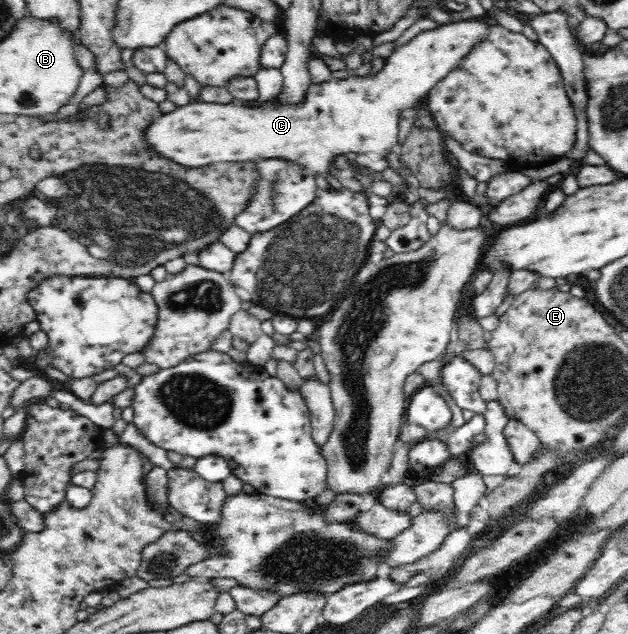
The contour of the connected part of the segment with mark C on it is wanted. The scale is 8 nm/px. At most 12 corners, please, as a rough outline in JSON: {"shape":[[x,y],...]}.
{"shape":[[482,20],[416,34],[376,74],[278,97],[179,106],[148,126],[202,166],[285,160],[336,181],[388,158],[400,113],[488,36]]}

